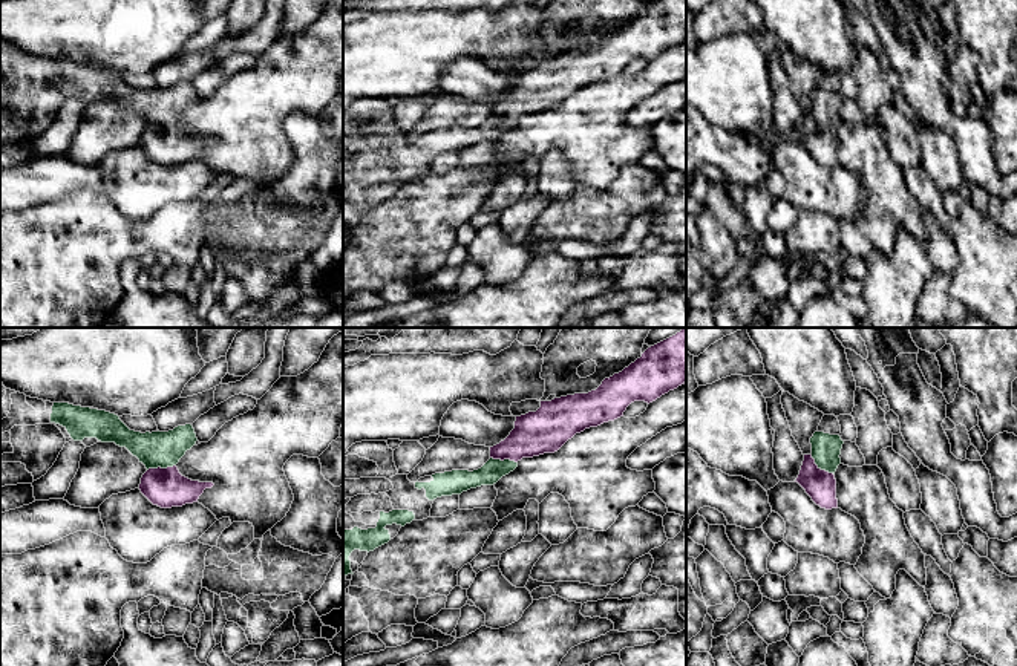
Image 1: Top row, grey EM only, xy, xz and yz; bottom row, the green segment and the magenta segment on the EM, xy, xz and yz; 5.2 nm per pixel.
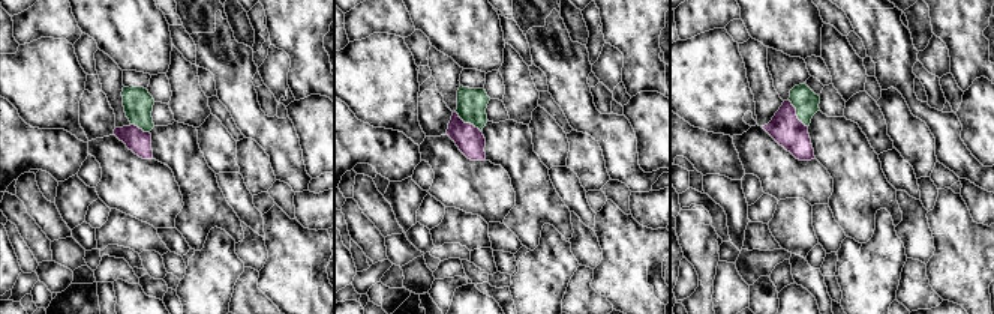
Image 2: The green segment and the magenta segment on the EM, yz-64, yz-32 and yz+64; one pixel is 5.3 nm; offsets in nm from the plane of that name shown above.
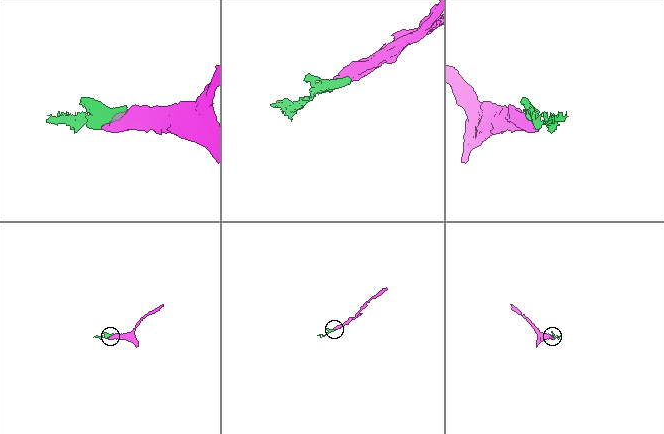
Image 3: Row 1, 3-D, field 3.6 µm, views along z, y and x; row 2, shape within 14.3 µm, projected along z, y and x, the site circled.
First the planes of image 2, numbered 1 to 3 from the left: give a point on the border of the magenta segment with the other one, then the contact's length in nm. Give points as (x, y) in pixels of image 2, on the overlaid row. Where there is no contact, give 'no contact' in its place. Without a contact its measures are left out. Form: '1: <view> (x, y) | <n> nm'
1: yz-64 (140, 128) | 120 nm
2: yz-32 (468, 122) | 170 nm
3: yz+64 (796, 113) | 180 nm

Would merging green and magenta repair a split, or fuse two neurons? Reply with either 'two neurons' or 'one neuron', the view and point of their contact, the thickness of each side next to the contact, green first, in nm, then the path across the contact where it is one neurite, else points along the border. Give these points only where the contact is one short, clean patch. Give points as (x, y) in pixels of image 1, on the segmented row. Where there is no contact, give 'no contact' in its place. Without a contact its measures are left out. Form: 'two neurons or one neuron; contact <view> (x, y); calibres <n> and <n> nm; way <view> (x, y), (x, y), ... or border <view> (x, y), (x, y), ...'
one neuron; contact yz (821, 469); calibres 160 and 160 nm; way yz (826, 449), (821, 469), (821, 486)

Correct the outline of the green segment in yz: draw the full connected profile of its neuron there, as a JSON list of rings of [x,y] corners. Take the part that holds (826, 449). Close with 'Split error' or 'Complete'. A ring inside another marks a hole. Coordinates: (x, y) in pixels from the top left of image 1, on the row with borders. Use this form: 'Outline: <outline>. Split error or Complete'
Outline: [[[815,432],[810,438],[812,453],[804,455],[798,482],[821,508],[838,508],[835,472],[841,464],[844,441],[839,435]]]. Split error

